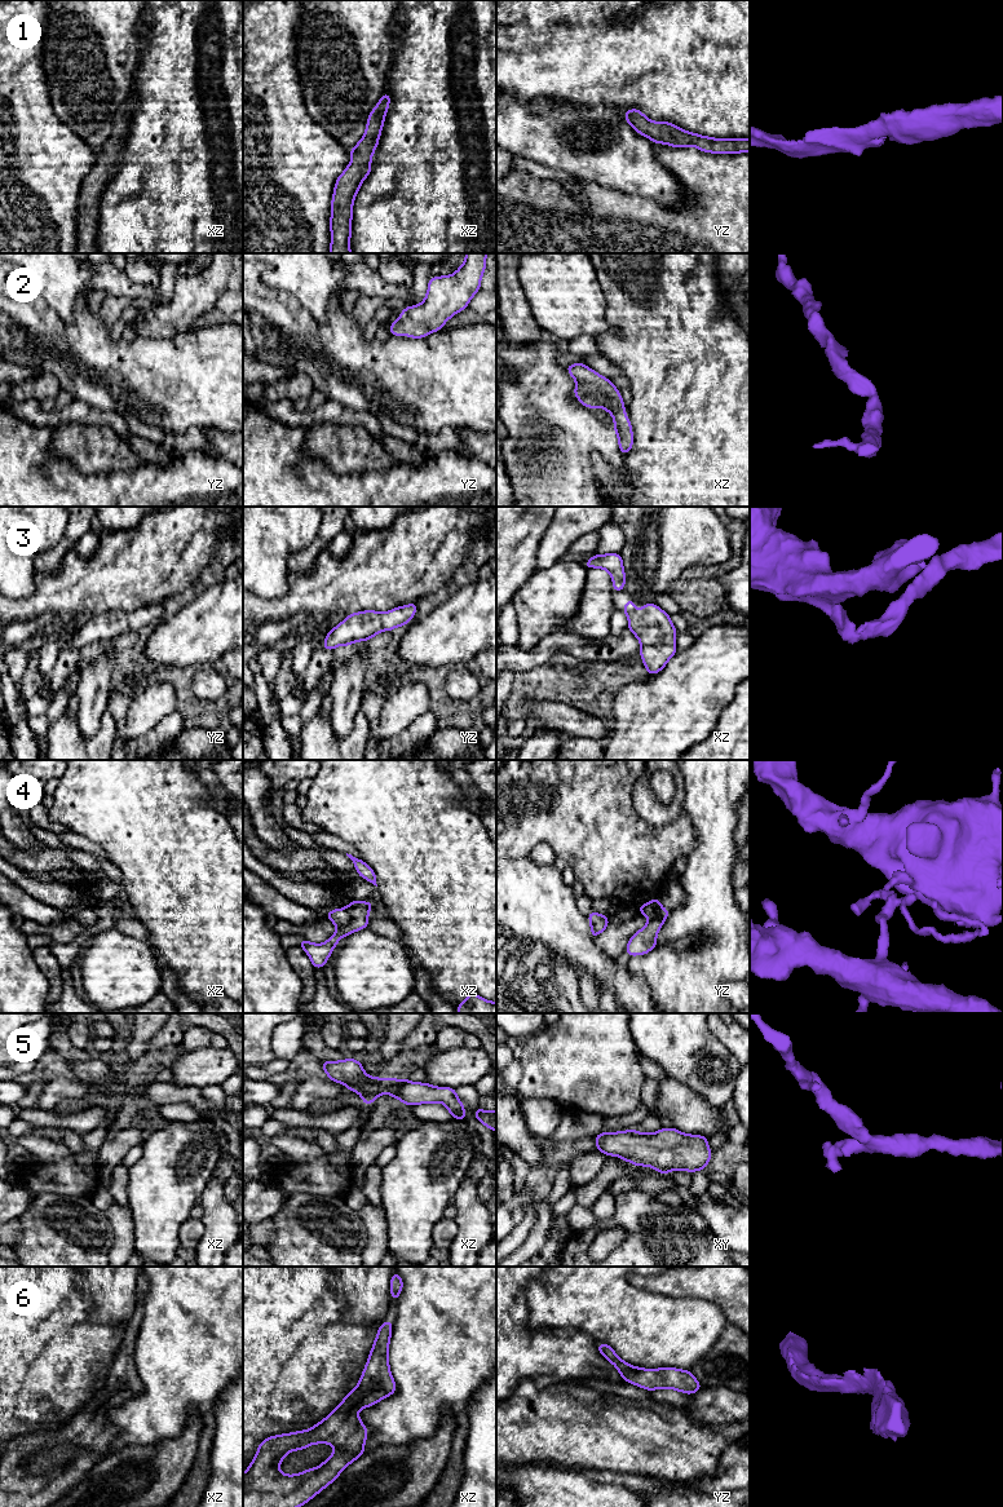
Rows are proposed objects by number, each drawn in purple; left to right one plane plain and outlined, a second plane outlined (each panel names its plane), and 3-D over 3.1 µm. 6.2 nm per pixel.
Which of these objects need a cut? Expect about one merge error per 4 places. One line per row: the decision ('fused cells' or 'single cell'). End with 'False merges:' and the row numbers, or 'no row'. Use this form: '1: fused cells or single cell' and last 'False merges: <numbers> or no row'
1: single cell
2: single cell
3: single cell
4: fused cells
5: single cell
6: single cell
False merges: 4

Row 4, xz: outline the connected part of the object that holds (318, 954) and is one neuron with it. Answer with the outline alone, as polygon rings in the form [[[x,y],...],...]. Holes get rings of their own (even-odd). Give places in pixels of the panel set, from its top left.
[[[350,901],[348,910],[352,916],[350,923],[345,927],[339,927],[326,942],[317,945],[304,938],[299,942],[297,946],[305,950],[314,968],[324,967],[327,959],[333,951],[333,947],[344,936],[368,928],[368,912],[372,910],[372,901]]]

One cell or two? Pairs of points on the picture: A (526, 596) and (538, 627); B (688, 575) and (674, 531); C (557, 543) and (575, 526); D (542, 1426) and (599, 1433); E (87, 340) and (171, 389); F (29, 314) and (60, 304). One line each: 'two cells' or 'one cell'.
A: one cell
B: two cells
C: one cell
D: one cell
E: one cell
F: two cells

